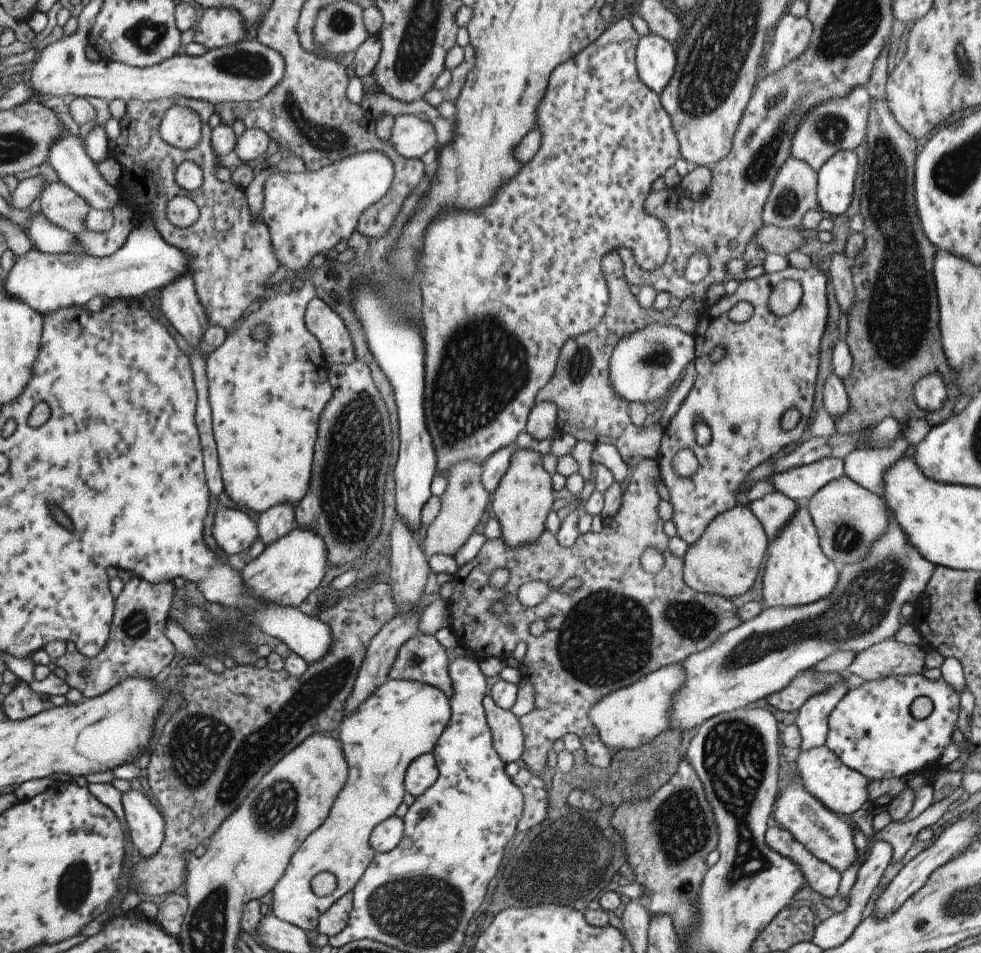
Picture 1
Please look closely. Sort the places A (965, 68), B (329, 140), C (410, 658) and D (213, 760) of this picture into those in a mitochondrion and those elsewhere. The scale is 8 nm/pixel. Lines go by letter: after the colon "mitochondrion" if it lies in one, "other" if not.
A: other
B: mitochondrion
C: mitochondrion
D: mitochondrion

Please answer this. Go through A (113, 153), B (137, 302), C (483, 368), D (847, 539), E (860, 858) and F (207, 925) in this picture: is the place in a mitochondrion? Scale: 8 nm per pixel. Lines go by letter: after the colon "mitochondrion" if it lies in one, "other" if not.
A: other
B: other
C: mitochondrion
D: mitochondrion
E: other
F: mitochondrion

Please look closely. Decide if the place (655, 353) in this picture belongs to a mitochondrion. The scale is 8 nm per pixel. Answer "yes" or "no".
yes

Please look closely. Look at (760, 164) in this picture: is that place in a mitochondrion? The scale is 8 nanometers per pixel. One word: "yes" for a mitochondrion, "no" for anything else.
yes

